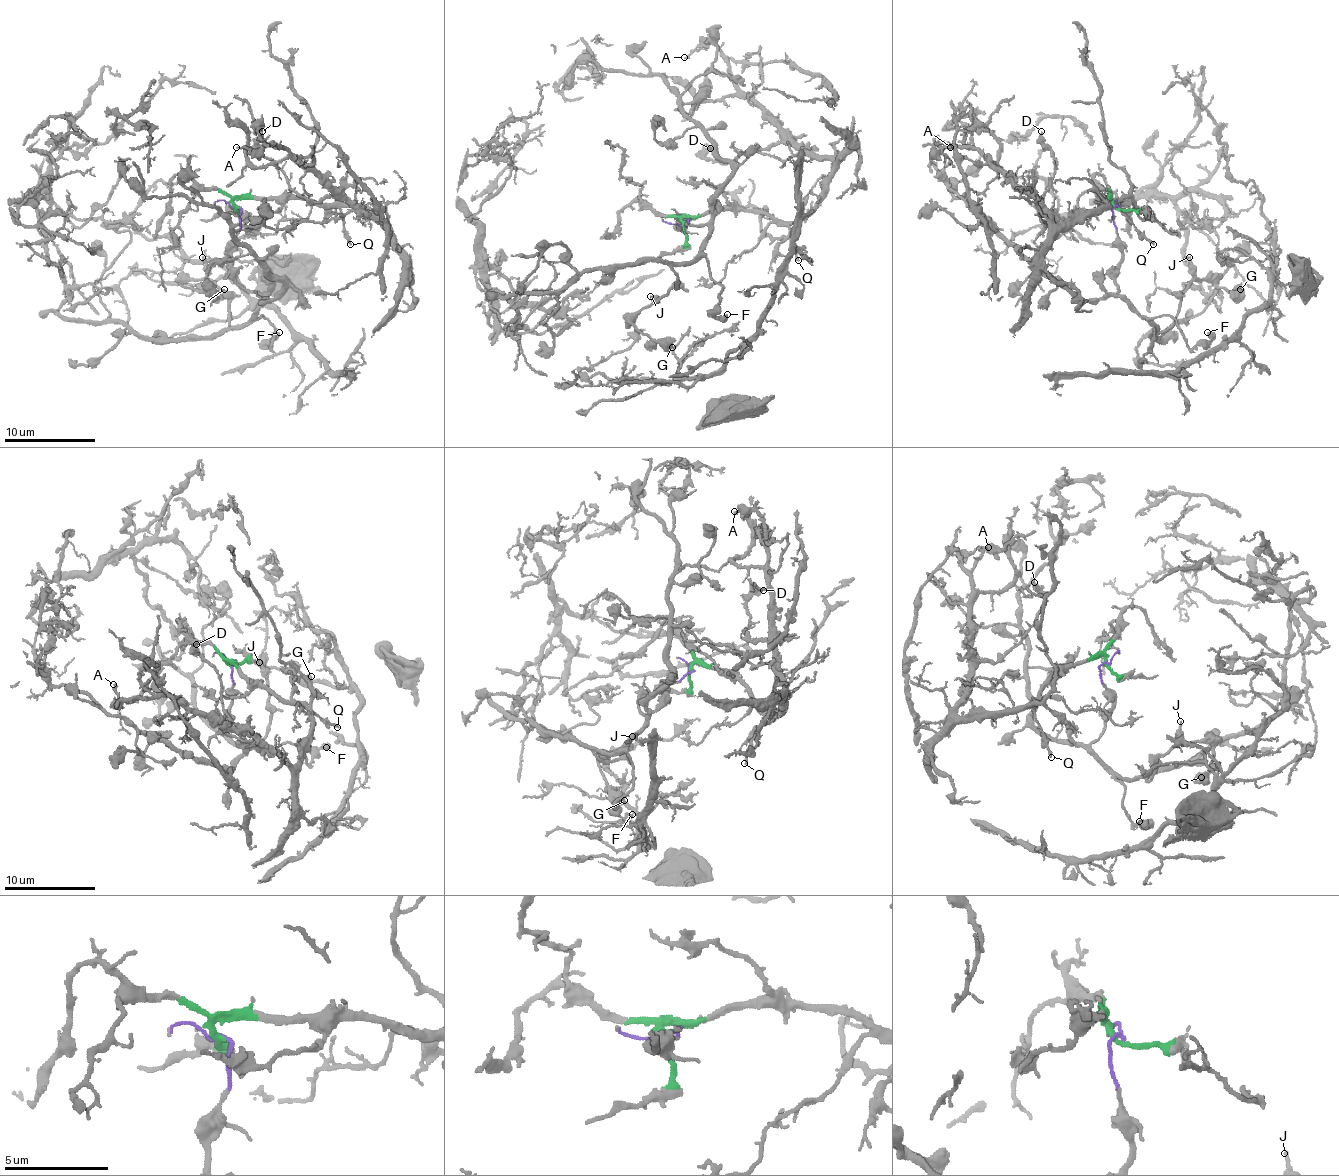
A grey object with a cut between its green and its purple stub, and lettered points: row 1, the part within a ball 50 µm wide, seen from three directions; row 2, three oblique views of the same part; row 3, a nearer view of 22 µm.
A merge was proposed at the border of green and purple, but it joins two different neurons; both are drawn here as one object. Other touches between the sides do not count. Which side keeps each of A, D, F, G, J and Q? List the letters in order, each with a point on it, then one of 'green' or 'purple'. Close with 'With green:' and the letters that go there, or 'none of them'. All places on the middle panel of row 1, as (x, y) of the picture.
A: at (684, 57); green
D: at (710, 148); green
F: at (727, 314); purple
G: at (672, 347); purple
J: at (650, 296); purple
Q: at (798, 260); green
With green: A, D, Q

